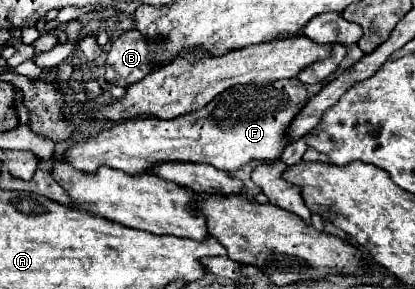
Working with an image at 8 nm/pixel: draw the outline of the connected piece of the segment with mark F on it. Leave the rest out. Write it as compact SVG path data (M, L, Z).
M298 78L268 84L232 86L208 102L202 110L172 118L134 118L78 142L64 158L82 172L96 172L100 164L128 174L142 174L146 166L164 160L204 162L218 170L234 172L252 160L278 160L288 140L288 128L296 114L306 106L306 86Z

